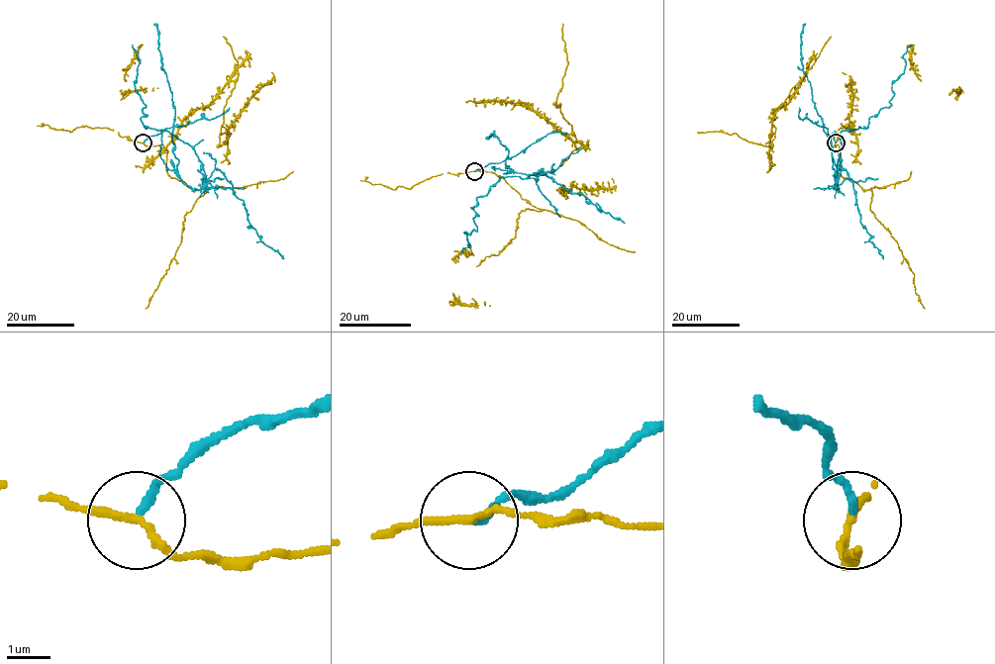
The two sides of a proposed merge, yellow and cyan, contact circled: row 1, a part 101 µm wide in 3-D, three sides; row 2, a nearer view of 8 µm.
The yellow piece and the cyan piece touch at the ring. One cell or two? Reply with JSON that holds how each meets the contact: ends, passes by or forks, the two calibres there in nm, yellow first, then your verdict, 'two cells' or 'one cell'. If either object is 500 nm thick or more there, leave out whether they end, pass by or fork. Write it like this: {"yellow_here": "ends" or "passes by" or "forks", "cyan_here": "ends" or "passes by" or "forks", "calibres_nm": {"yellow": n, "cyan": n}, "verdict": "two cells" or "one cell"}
{"yellow_here": "passes by", "cyan_here": "ends", "calibres_nm": {"yellow": 160, "cyan": 170}, "verdict": "two cells"}

